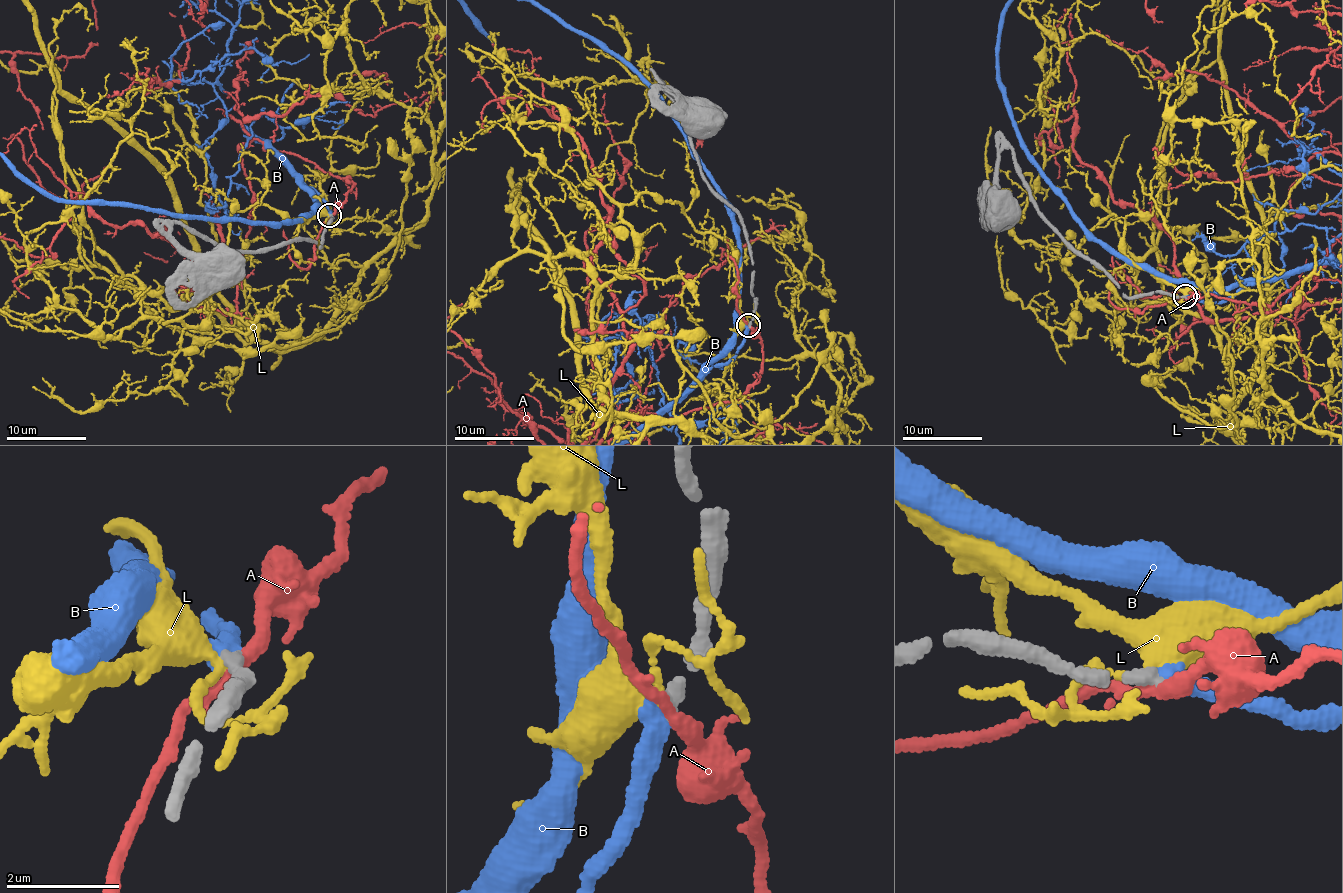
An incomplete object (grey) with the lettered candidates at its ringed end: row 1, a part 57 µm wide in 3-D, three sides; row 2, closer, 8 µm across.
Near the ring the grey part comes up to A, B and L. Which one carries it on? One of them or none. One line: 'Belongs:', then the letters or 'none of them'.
Belongs: B

